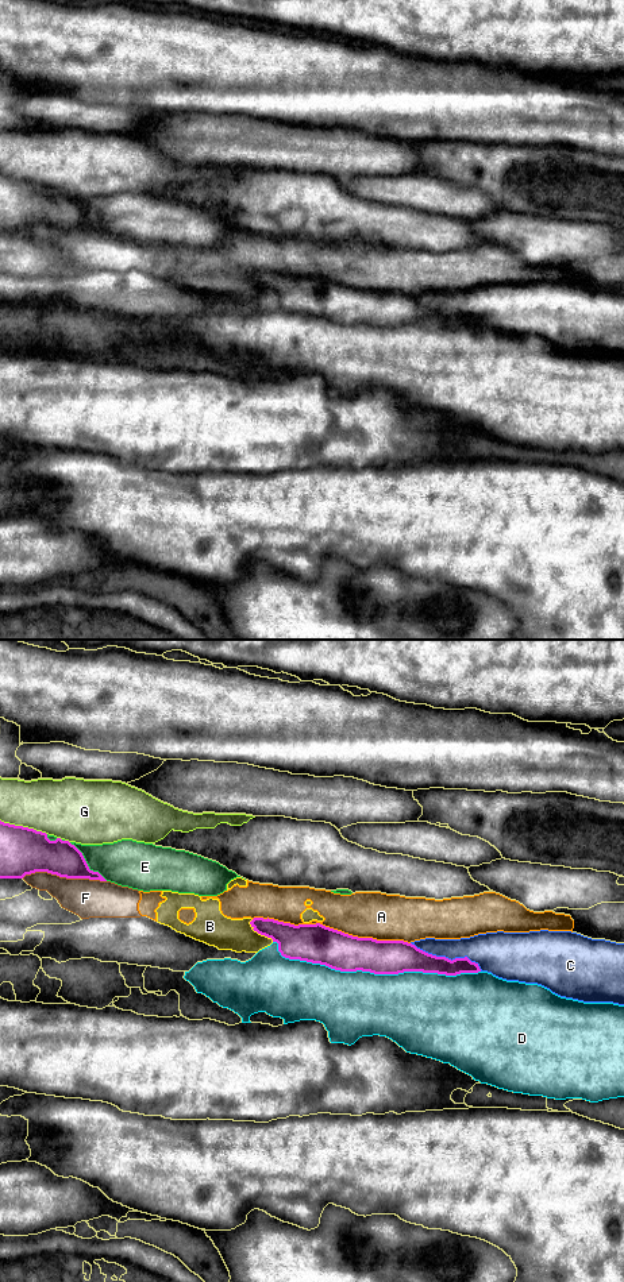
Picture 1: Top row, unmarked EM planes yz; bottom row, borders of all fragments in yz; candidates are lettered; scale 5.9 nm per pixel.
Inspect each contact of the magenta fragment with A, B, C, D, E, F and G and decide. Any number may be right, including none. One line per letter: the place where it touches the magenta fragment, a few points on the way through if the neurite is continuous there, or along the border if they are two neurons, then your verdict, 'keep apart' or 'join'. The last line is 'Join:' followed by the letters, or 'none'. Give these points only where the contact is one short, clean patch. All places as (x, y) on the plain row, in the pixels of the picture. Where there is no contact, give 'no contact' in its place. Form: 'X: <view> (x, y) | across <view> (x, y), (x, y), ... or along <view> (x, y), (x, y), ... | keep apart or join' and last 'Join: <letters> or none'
A: yz (331, 281) | keep apart
B: yz (260, 285) | keep apart
C: yz (447, 311) | keep apart
D: yz (373, 324) | keep apart
E: yz (87, 216) | keep apart
F: yz (64, 228) | keep apart
G: yz (22, 178) | keep apart
Join: none

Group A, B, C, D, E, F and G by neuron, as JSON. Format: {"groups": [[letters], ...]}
{"groups": [["A", "B", "F"], ["C"], ["D"], ["E"], ["G"]]}

